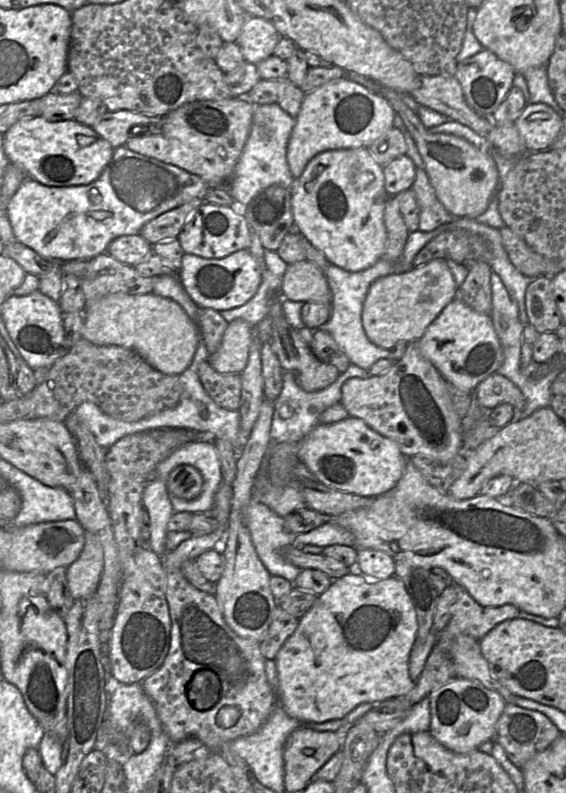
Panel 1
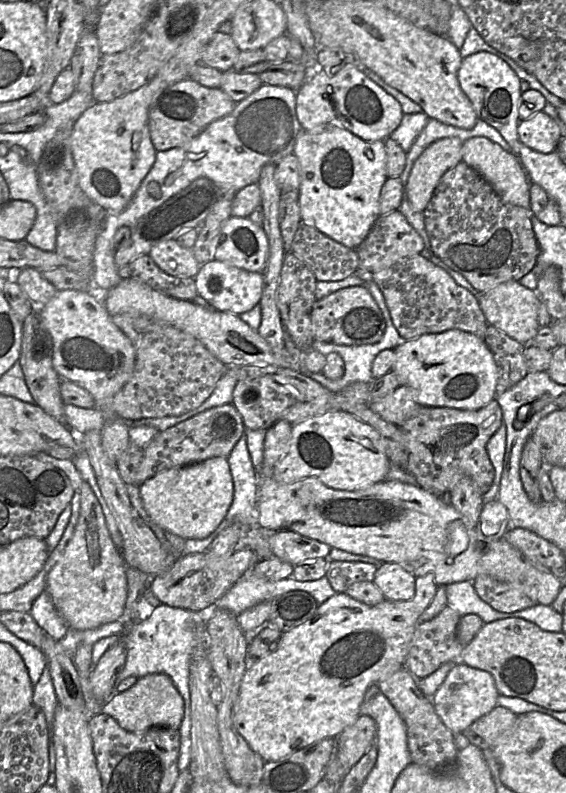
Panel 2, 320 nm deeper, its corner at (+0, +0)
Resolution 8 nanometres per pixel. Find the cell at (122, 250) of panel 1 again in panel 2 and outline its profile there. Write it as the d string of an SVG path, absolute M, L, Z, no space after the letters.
M175 239L154 246L148 254L160 269L177 277L195 277L201 267L192 248L181 246Z

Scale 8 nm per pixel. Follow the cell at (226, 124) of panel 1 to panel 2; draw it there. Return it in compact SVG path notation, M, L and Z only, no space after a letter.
M183 79L164 89L148 112L148 128L156 151L166 151L187 144L210 123L227 116L235 102L219 88L207 88L190 79Z

